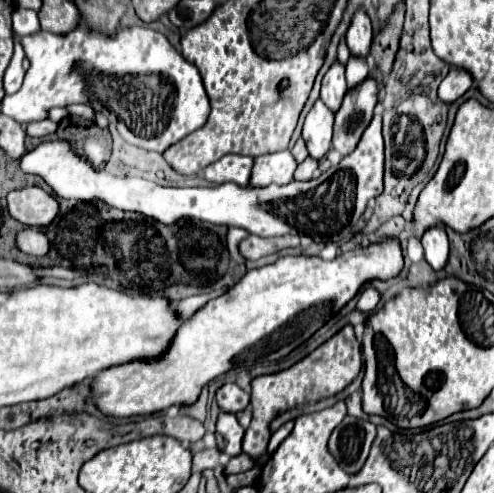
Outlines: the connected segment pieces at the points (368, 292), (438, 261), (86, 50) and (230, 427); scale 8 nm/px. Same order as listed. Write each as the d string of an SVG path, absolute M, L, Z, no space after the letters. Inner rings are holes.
M367 287L367 289L361 293L359 301L357 301L357 309L363 311L363 313L369 313L369 311L373 311L373 309L377 307L377 303L379 303L379 293L377 293L375 289Z
M431 227L423 233L421 245L425 251L425 261L435 269L443 269L449 255L449 239L441 227Z
M81 21L77 29L73 29L67 35L39 31L35 35L21 37L21 45L23 45L25 57L31 61L31 67L25 73L21 89L1 99L1 113L7 117L13 117L17 123L43 121L51 107L67 107L71 103L85 103L85 105L89 103L93 105L93 109L109 117L109 121L119 125L119 135L125 141L143 149L163 153L173 143L201 129L209 117L209 99L203 89L203 81L197 67L185 61L183 55L161 33L153 29L125 27L125 29L119 29L115 35L101 35L101 33L91 33ZM139 89L147 89L147 91L155 89L153 91L155 101L153 101L153 95L149 93L151 109L145 109L143 103L139 103L143 101L139 99L141 97Z
M219 413L217 417L217 445L219 449L229 455L235 457L241 453L241 441L243 441L243 427L239 425L237 417L233 413Z

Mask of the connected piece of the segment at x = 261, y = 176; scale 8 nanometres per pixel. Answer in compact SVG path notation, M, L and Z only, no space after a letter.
M277 151L273 155L261 155L253 161L253 173L249 179L249 185L265 187L265 185L285 185L293 181L293 173L297 169L297 163L291 155L291 151Z

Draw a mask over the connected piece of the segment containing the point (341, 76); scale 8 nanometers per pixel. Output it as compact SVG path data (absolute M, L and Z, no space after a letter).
M335 61L331 65L331 69L327 71L327 75L323 77L323 85L321 85L321 101L333 111L337 113L337 109L341 107L341 101L347 93L347 83L345 83L345 67Z

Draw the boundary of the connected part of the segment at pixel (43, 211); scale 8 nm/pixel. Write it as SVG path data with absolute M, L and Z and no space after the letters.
M37 186L12 191L6 199L11 217L29 227L45 227L59 213L55 197Z

